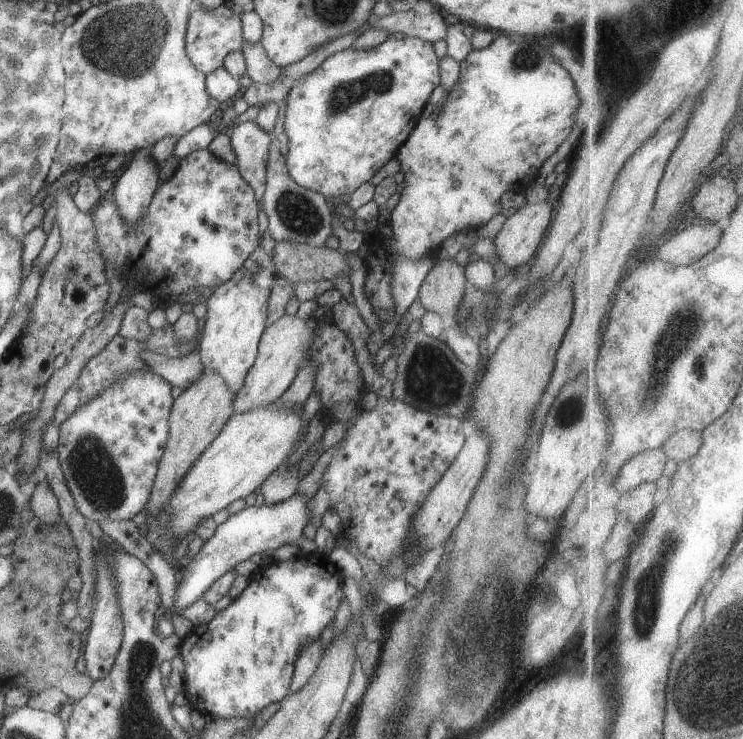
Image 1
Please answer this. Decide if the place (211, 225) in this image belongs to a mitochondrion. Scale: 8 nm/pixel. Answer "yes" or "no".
no

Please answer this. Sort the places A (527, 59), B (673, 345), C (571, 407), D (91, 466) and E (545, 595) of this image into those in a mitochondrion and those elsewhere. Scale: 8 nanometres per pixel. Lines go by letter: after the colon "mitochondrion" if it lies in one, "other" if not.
A: mitochondrion
B: mitochondrion
C: mitochondrion
D: mitochondrion
E: mitochondrion

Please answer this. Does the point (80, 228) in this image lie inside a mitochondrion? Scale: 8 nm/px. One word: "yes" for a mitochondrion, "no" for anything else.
no

